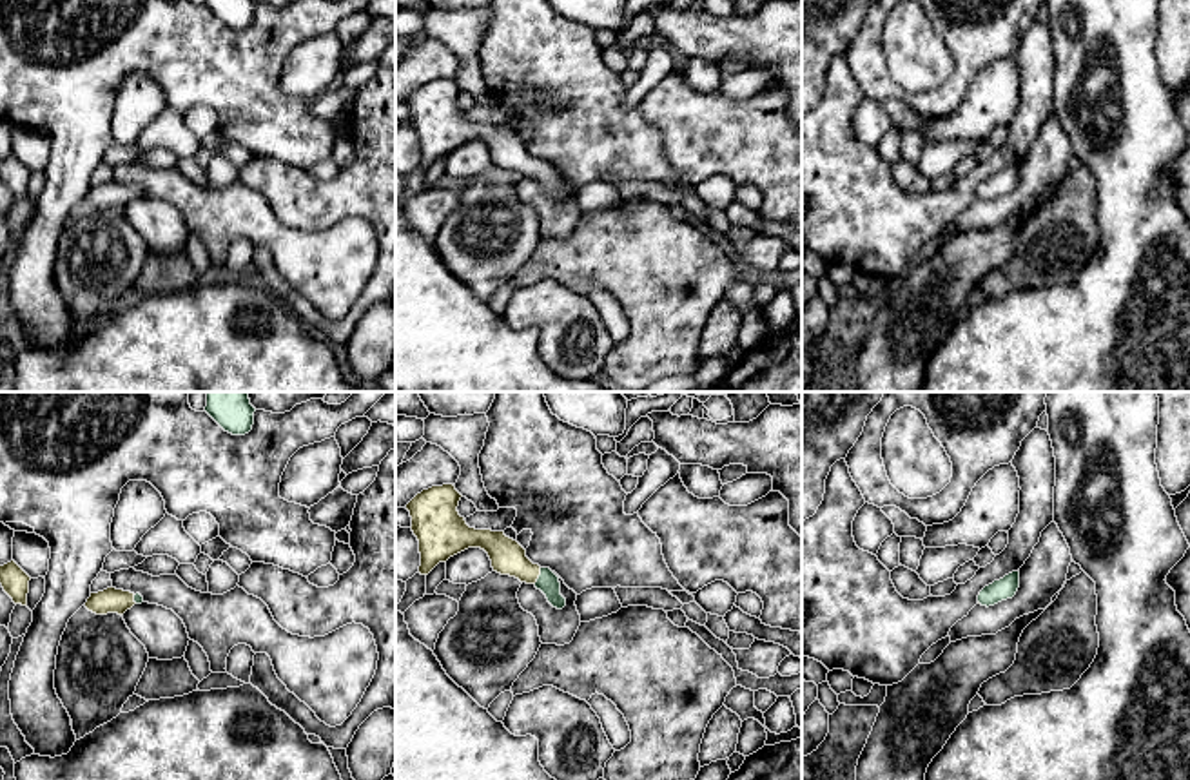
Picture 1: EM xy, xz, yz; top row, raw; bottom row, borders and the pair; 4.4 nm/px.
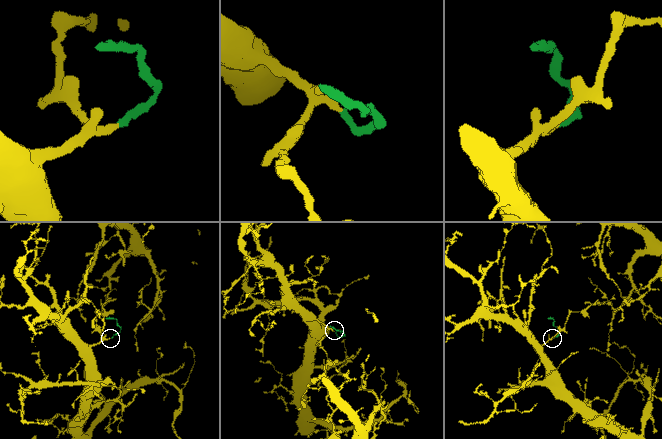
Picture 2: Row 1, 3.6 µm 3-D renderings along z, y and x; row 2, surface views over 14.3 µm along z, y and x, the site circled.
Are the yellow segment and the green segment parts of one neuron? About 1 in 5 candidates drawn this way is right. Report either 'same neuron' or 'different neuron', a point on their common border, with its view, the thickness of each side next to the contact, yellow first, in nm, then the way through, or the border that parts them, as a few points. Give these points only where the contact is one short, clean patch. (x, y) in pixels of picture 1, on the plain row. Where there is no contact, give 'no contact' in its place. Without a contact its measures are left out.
same neuron; contact xz (539, 167); calibres 160 and 100 nm; way xz (508, 151), (526, 165), (539, 167), (548, 176)

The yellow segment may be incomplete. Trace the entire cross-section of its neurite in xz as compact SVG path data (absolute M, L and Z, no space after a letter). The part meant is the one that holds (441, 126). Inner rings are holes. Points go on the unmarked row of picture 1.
M443 78L423 83L406 98L410 122L419 134L419 167L428 169L439 156L468 141L481 141L493 165L533 178L553 201L562 203L566 192L561 189L559 171L550 161L533 158L526 143L504 125L470 122L457 105L461 91L454 78Z

